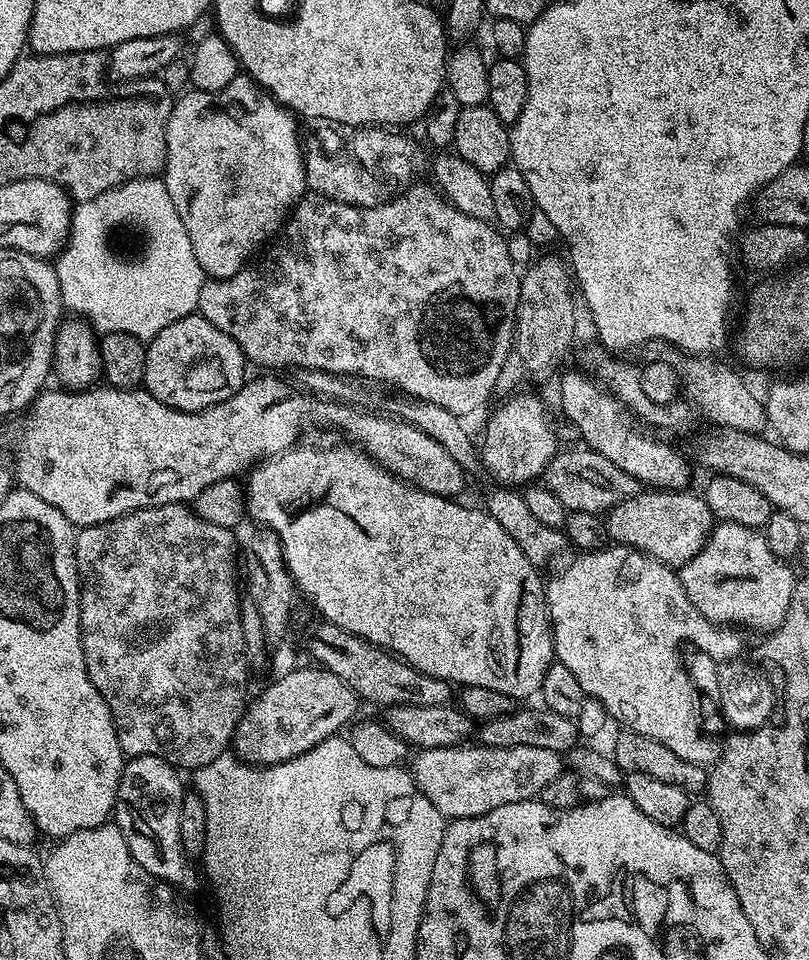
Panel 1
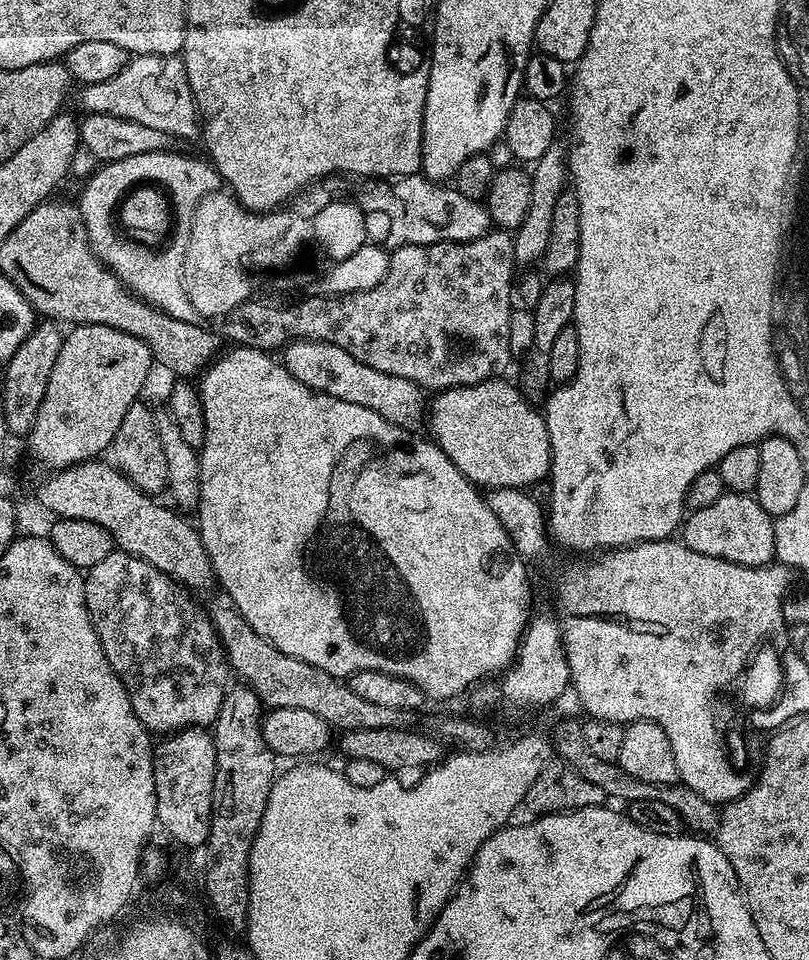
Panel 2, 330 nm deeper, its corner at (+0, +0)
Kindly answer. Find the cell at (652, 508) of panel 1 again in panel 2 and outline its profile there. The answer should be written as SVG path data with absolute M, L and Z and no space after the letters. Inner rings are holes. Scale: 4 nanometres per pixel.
M505 378L483 380L466 384L462 388L446 388L435 393L430 400L430 424L434 442L458 466L458 470L481 490L493 488L531 489L552 471L552 447L550 434L544 421L544 413L531 404L529 397Z

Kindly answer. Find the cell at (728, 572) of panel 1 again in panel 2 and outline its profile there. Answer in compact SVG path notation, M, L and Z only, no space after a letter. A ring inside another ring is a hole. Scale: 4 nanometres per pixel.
M726 494L718 498L718 502L710 502L710 506L695 509L683 521L682 543L690 550L710 558L760 568L763 564L773 563L776 555L775 533L773 517L751 495Z

